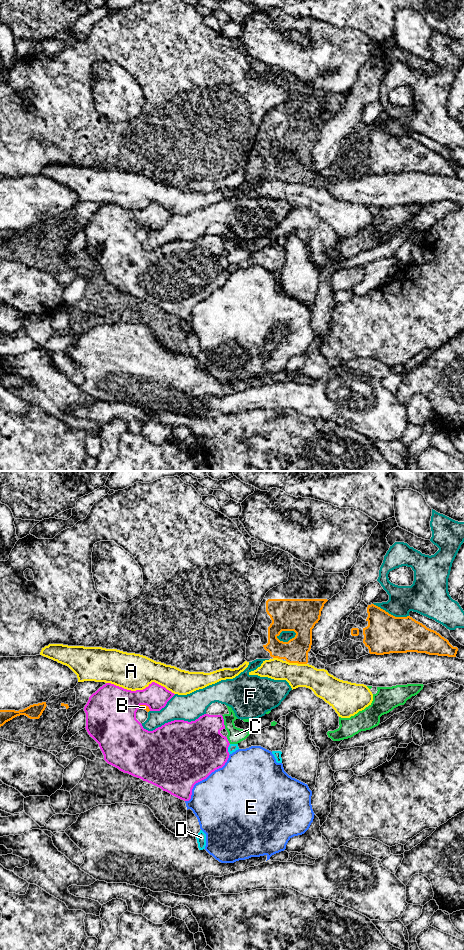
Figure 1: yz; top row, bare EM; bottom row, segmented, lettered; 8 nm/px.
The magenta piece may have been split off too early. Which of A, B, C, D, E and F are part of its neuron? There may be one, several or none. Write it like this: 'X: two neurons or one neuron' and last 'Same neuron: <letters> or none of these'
A: two neurons
B: two neurons
C: two neurons
D: two neurons
E: two neurons
F: two neurons
Same neuron: none of these

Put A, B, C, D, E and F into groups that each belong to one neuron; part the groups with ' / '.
A / B / C / D / E / F

